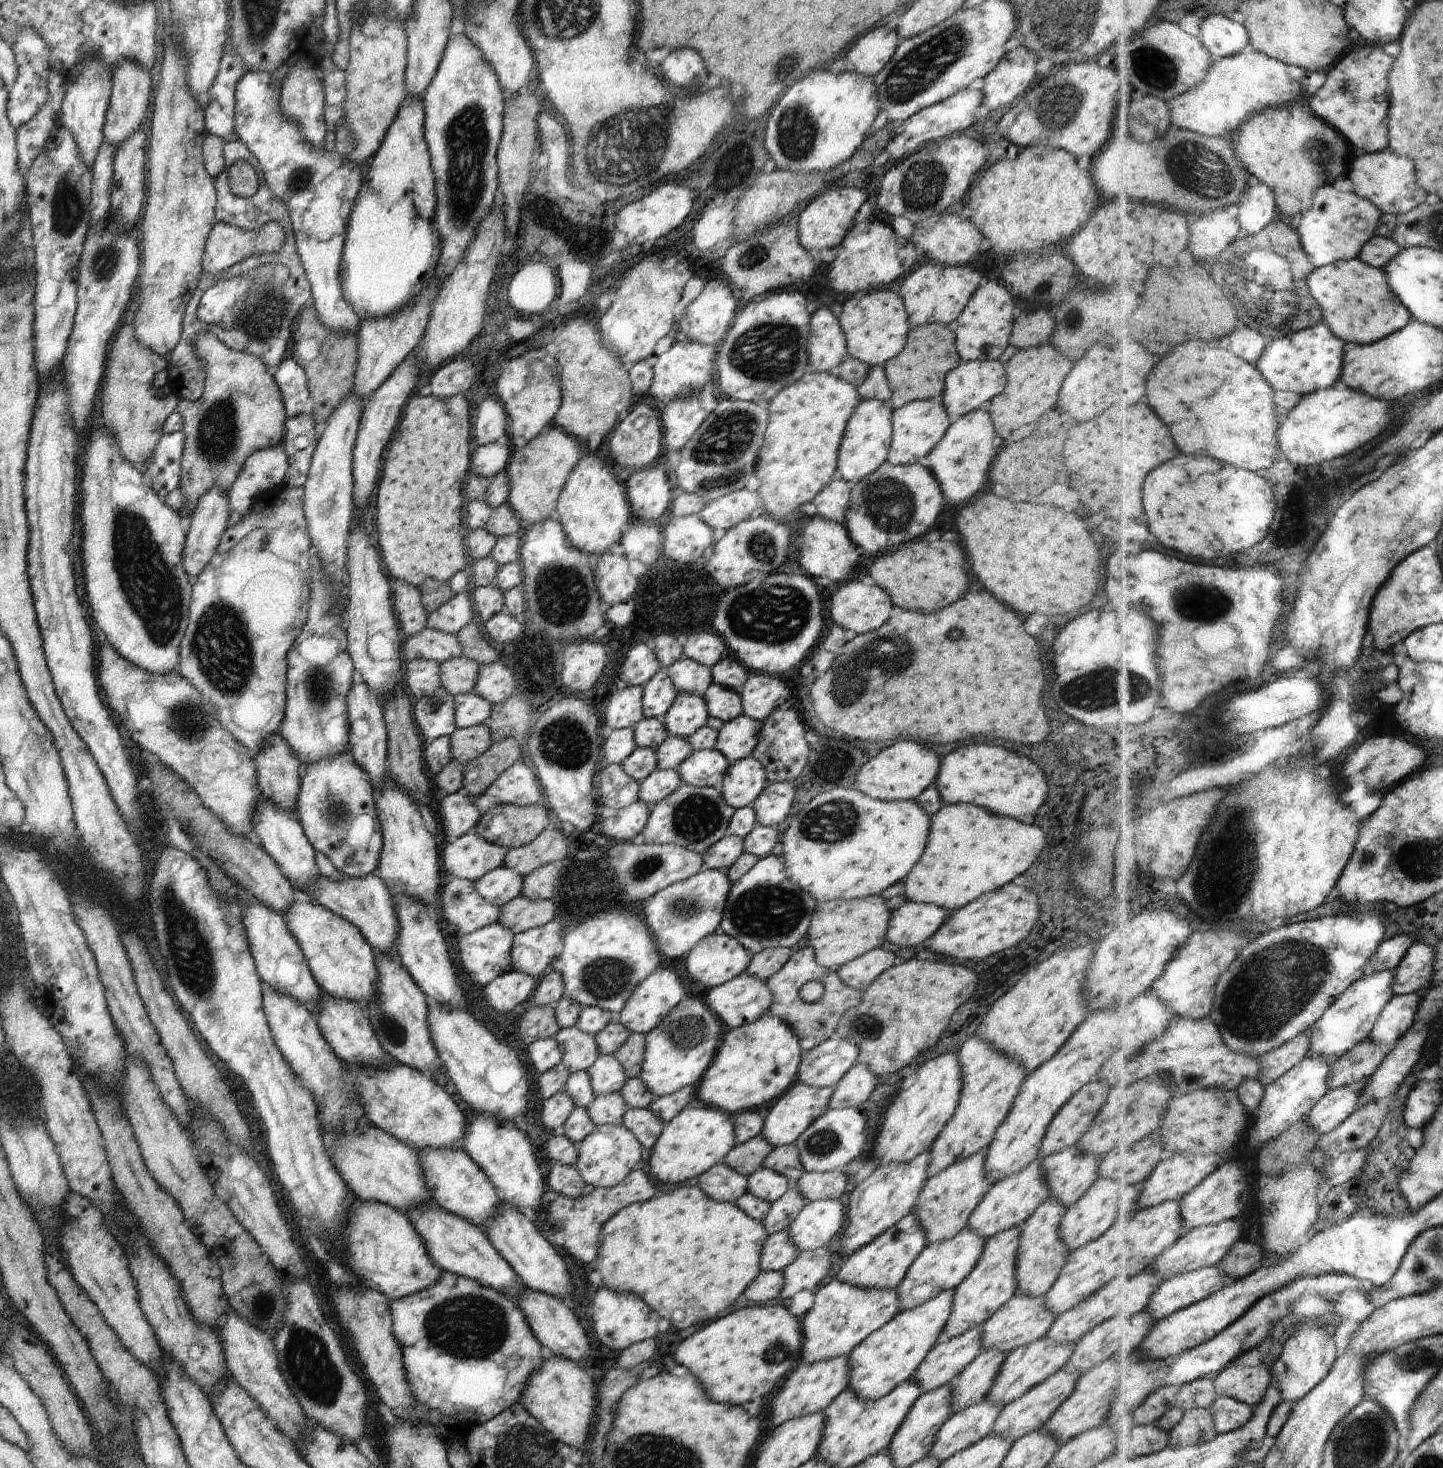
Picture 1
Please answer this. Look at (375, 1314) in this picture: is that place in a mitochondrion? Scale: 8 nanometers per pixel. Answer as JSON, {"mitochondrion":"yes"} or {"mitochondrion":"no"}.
{"mitochondrion":"no"}

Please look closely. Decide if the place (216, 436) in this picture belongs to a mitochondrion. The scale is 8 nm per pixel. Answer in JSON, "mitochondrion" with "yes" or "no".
{"mitochondrion":"yes"}

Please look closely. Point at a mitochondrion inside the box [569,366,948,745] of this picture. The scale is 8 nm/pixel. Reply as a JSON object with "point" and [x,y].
{"point":[725,448]}

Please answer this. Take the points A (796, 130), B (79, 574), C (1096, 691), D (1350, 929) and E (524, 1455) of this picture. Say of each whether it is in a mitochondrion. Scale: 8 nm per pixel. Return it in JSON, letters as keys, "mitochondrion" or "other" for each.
{"A":"mitochondrion","B":"other","C":"mitochondrion","D":"other","E":"mitochondrion"}

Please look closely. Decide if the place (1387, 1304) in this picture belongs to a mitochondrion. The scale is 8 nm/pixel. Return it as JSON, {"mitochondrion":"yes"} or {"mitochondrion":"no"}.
{"mitochondrion":"no"}

